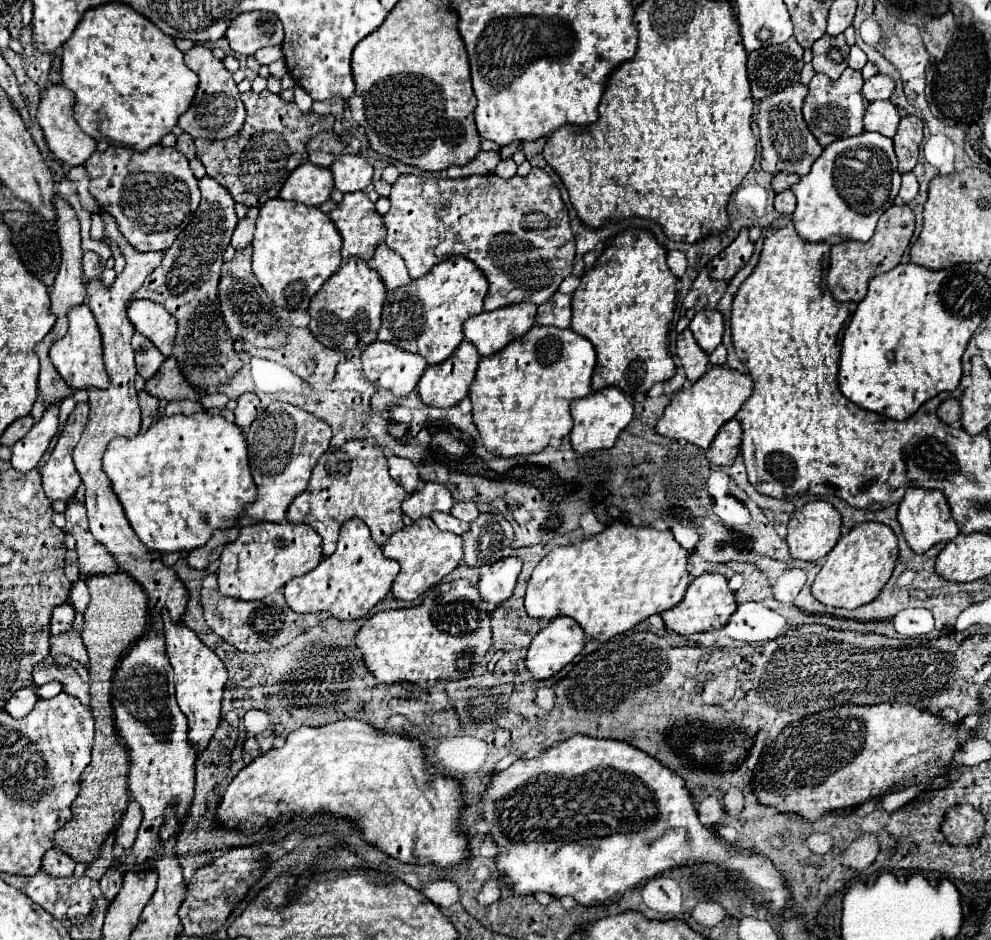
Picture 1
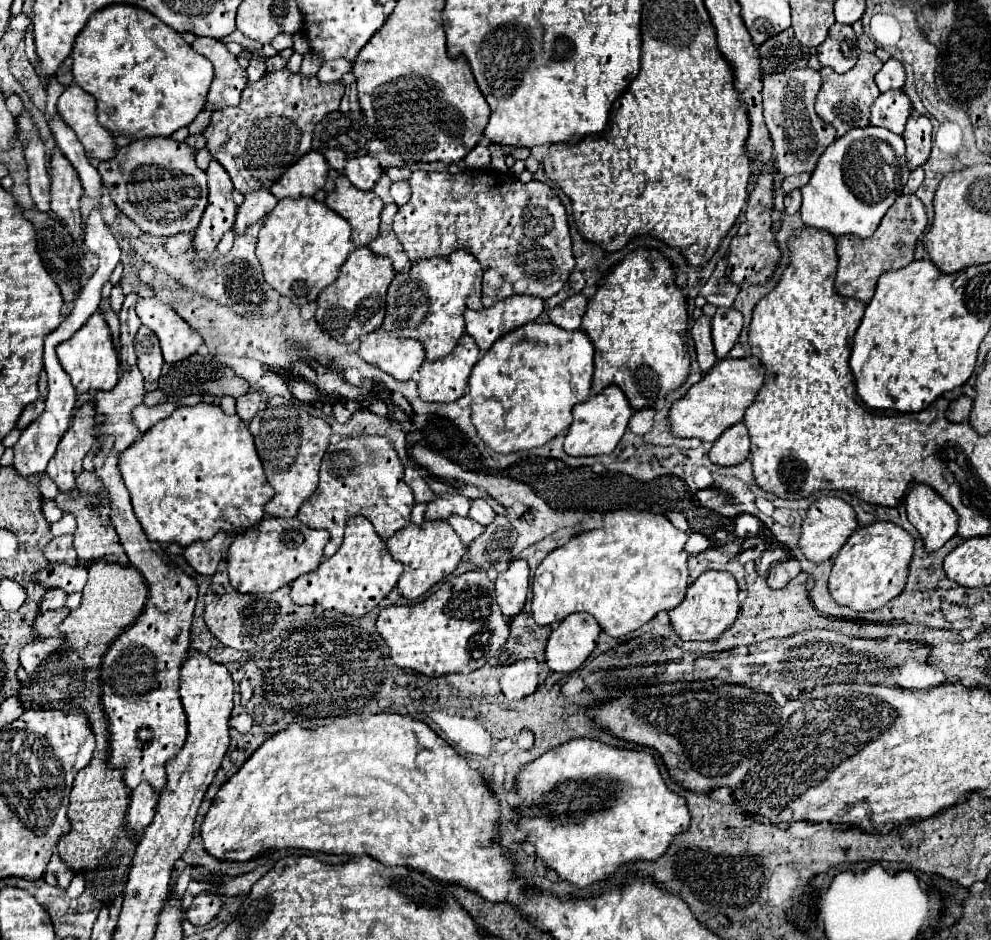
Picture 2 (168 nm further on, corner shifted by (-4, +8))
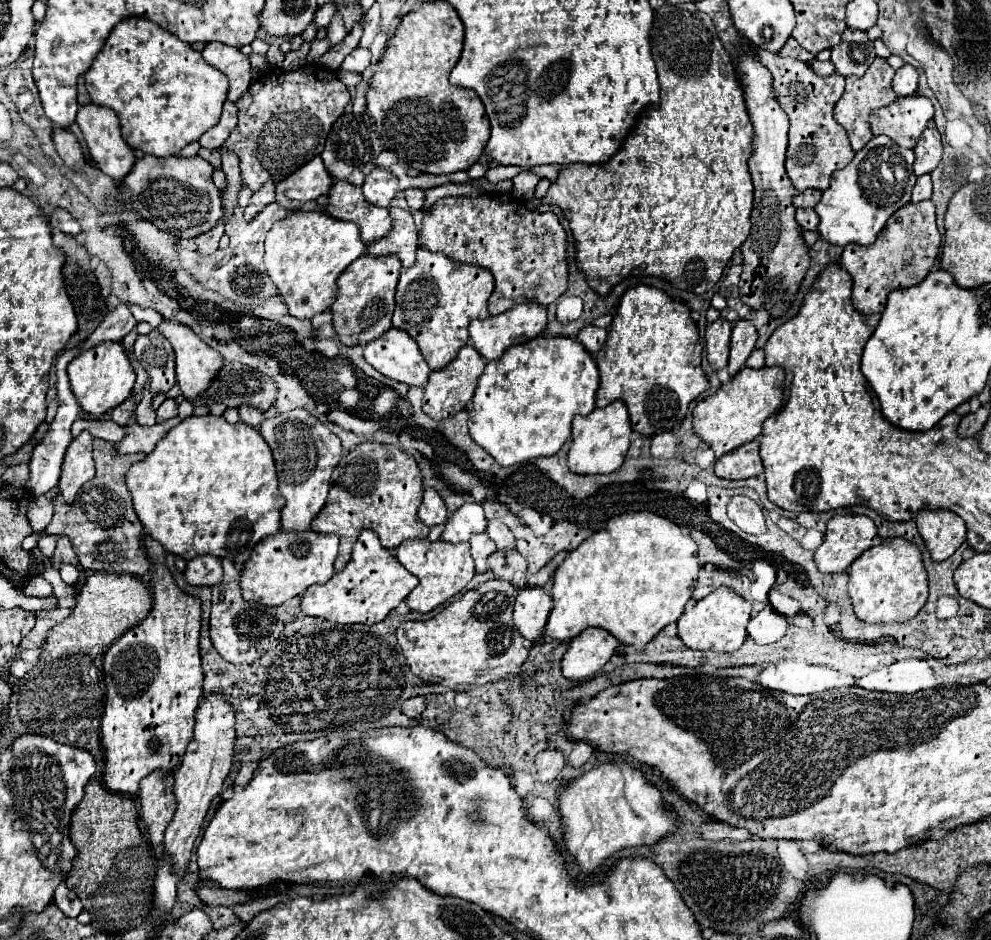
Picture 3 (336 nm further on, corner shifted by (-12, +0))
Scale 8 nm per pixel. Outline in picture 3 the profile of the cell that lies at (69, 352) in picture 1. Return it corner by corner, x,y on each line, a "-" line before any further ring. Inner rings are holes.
103,342
95,348
79,354
67,366
67,374
69,374
73,396
79,402
81,410
89,412
93,416
101,416
101,414
113,410
115,406
119,406
121,402
125,402
131,396
131,390
135,384
133,366
131,366
129,358
125,356
119,342

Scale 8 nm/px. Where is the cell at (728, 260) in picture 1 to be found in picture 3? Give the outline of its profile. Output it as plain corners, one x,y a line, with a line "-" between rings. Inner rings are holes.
749,44
741,46
739,76
745,86
745,102
755,128
753,156
749,160
749,170
755,184
755,204
751,212
751,232
741,246
743,274
739,280
739,290
743,304
747,304
751,310
765,308
771,318
781,318
791,308
785,304
791,304
799,292
805,272
809,270
811,256
809,246
801,236
801,226
795,224
793,196
799,192
785,172
789,120
771,92
769,70
765,70
765,66
757,60
755,54
749,52
749,48

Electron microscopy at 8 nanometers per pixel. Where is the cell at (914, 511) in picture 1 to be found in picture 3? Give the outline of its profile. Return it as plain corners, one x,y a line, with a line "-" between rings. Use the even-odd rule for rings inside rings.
921,510
915,518
919,534
935,562
947,560
965,542
965,522
947,510

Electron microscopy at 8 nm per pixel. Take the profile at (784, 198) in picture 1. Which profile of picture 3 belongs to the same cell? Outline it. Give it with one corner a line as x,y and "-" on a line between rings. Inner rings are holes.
799,208
797,210
797,224
803,230
817,230
819,226
819,216
815,214
813,208

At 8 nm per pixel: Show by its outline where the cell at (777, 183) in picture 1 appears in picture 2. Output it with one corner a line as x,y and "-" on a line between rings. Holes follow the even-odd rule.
797,174
797,176
787,176
785,180
783,180
783,184
781,184
781,188
783,188
783,192
785,194
789,194
791,190
795,190
795,188
801,188
803,184
807,184
809,182
809,174

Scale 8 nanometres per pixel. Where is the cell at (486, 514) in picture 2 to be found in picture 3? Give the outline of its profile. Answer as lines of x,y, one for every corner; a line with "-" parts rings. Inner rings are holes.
491,520
489,526
487,526
487,534
489,538
497,544
499,550
505,550
505,548
515,548
515,536
513,532
499,520

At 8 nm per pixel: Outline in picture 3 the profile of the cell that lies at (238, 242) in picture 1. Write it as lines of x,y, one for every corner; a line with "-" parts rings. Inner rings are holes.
269,180
269,184
265,184
265,188
257,190
257,192
251,196
251,202
249,202
247,208
245,208
245,218
251,220
261,208
265,208
265,206
271,204
271,202
275,202
275,186
273,186
273,182

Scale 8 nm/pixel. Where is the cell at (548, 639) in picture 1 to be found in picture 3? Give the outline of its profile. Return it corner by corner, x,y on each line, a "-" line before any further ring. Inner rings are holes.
589,628
571,640
563,656
563,676
569,680
591,678
615,654
619,642
601,628

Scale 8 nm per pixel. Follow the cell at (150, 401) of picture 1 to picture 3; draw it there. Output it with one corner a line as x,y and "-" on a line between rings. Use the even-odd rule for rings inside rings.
167,398
167,400
159,406
159,410
157,410
157,422
165,422
165,420
169,420
169,418
173,418
173,416
177,416
177,402
171,400
171,398

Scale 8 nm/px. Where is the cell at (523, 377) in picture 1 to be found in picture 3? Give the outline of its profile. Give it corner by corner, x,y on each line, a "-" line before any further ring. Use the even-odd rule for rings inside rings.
537,336
525,344
517,344
517,346
511,346
499,360
495,362
489,362
485,366
485,372
481,374
479,378
479,384
475,388
475,394
473,394
473,408
469,412
469,434
473,438
473,442
477,442
483,450
487,450
501,466
513,466
513,464
519,464
519,462
525,462
525,460
531,460
531,458
541,458
541,456
553,456
555,452
559,452
559,448
565,444
565,440
571,436
571,420
573,416
581,414
581,416
587,416
595,410
595,394
597,394
597,388
599,388
599,370
597,370
597,364
595,360
591,358
591,354
575,340
575,338
563,338
563,336

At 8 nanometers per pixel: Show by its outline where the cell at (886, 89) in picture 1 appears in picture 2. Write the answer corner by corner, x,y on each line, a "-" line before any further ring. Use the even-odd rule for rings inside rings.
889,58
883,68
875,74
875,82
877,82
877,88
879,92
887,92
887,90
893,90
893,88
901,88
903,82
905,82
905,70
903,70
903,64
895,58

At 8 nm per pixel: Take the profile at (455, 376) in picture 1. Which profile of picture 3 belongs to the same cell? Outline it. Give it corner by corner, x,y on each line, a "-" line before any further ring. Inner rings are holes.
463,346
457,354
457,358
447,364
443,370
435,370
431,372
427,384
425,384
425,398
423,398
423,412
433,418
433,420
445,420
457,412
461,412
463,408
469,406
471,396
475,392
477,380
483,374
483,368
487,366
487,362
483,360
483,356
479,356
479,352
475,352
473,346

